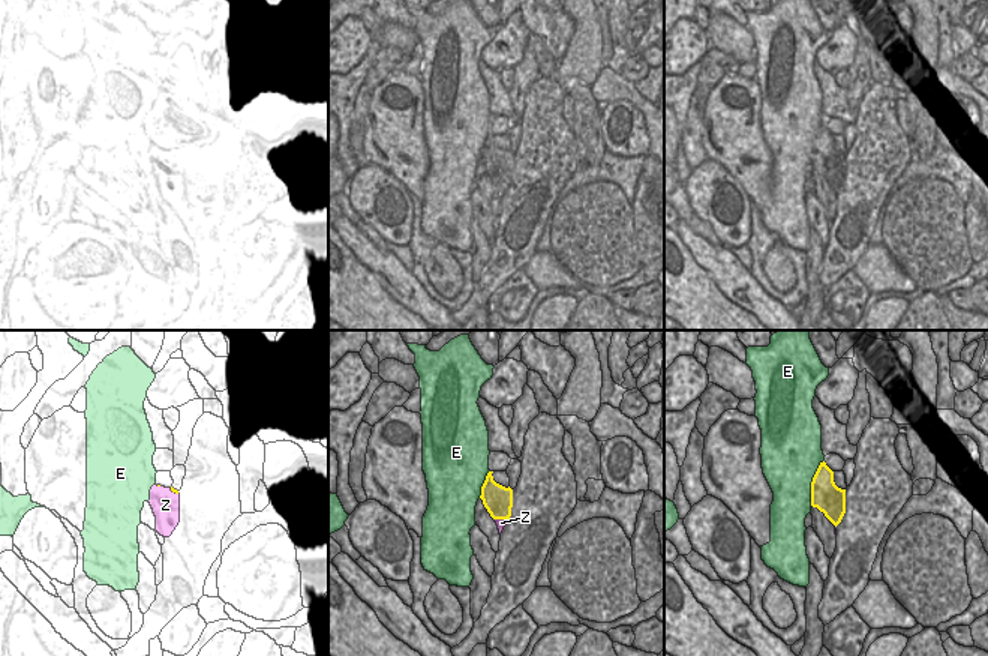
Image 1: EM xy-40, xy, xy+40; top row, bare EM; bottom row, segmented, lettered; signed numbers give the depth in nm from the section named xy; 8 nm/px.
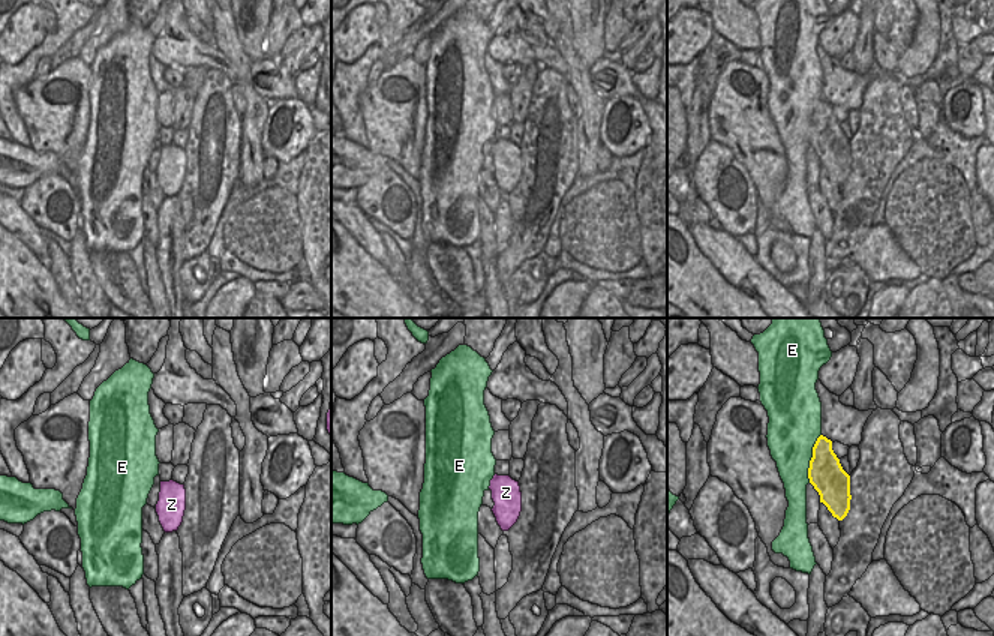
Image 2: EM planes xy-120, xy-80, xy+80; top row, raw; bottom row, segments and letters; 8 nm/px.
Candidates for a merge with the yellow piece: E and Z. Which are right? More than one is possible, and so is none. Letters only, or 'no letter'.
no letter

